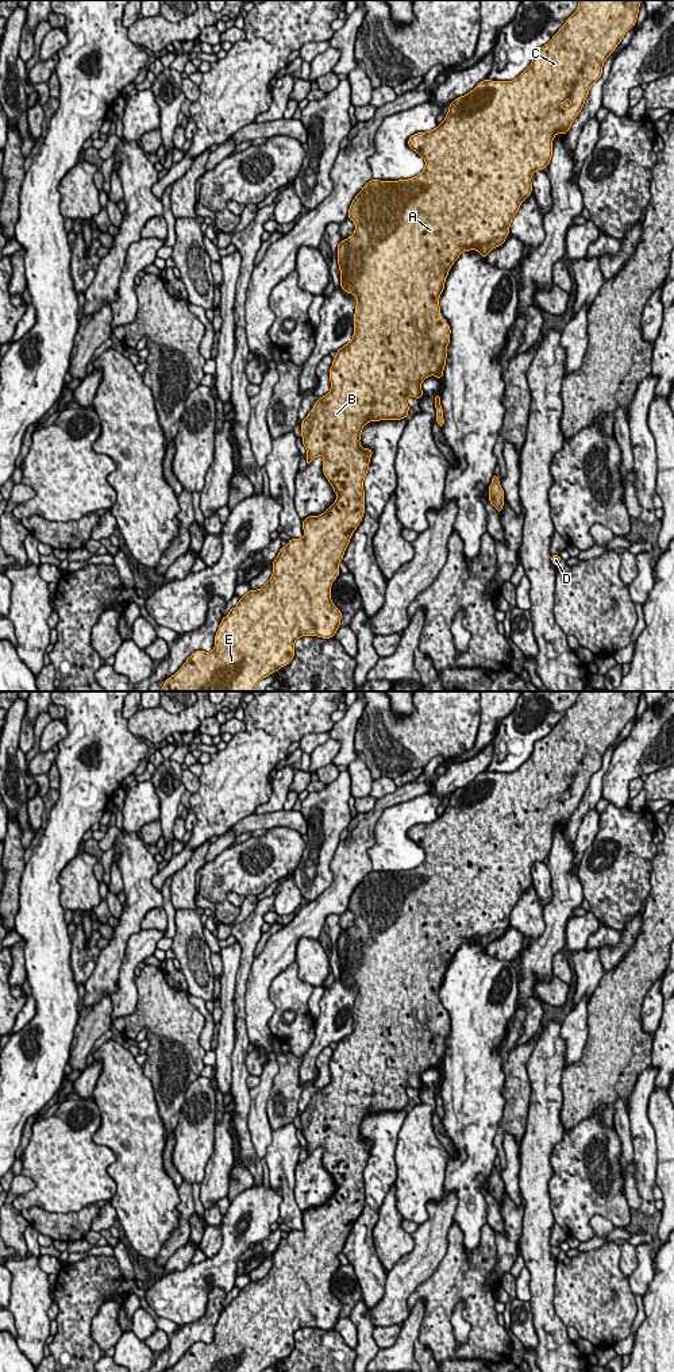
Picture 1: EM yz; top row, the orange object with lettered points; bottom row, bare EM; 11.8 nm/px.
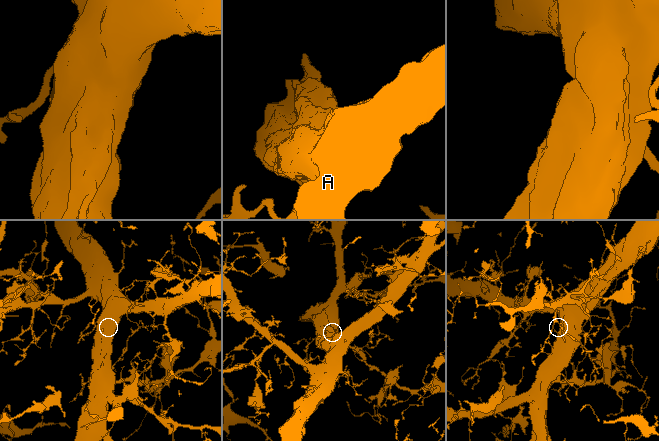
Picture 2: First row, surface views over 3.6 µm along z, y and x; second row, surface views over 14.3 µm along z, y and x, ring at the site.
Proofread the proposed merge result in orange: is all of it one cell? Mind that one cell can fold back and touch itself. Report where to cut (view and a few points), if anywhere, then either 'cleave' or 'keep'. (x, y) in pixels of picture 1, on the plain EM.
no cut; keep

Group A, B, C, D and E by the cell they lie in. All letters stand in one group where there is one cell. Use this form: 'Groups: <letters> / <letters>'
Groups: A B C D E

